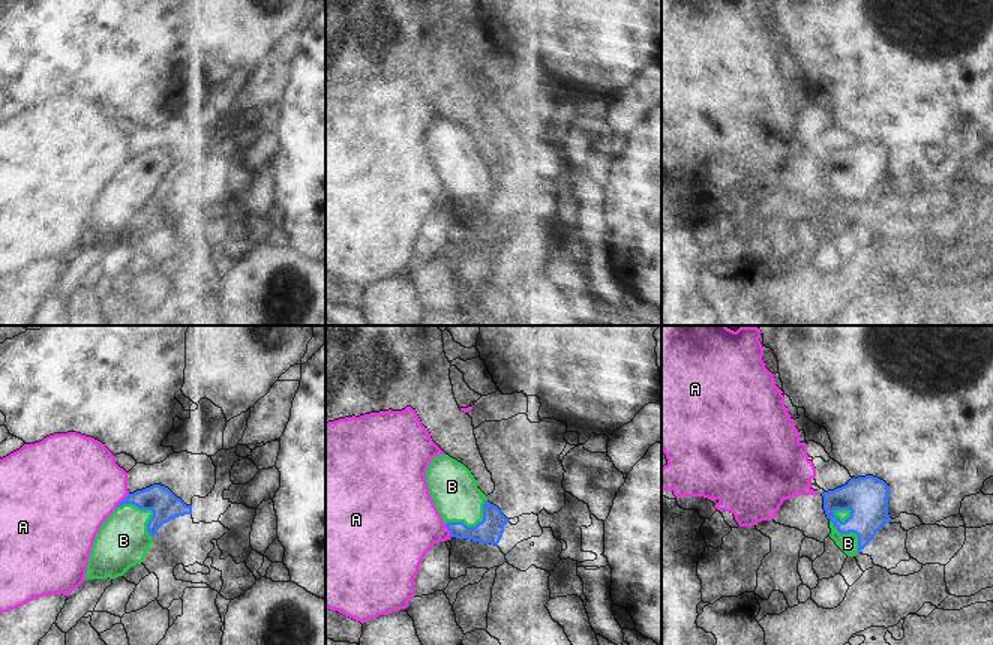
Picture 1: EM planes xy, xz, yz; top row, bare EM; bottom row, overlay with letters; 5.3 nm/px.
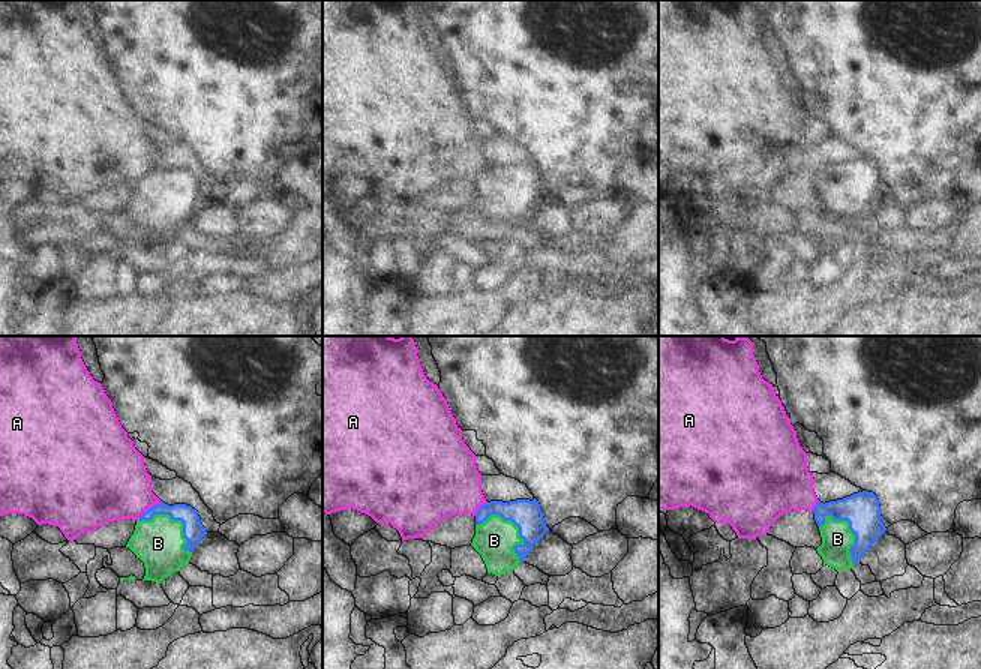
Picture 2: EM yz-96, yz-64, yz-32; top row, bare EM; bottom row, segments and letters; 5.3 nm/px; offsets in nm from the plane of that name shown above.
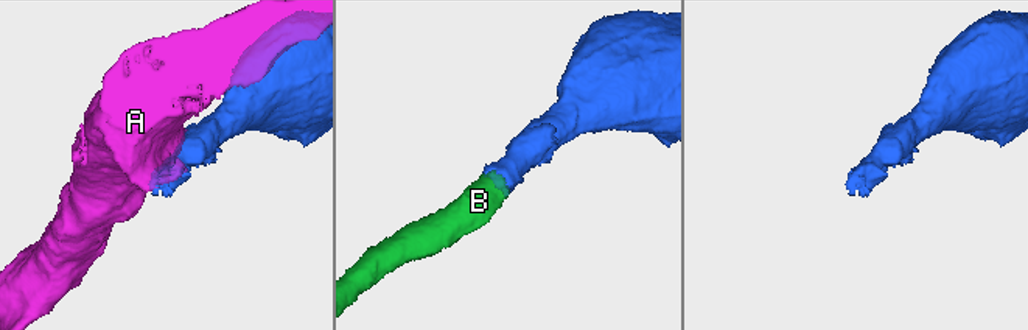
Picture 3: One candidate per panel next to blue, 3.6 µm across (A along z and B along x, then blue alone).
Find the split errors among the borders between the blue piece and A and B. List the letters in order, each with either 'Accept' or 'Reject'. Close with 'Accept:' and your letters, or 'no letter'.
A: Reject
B: Accept
Accept: B

